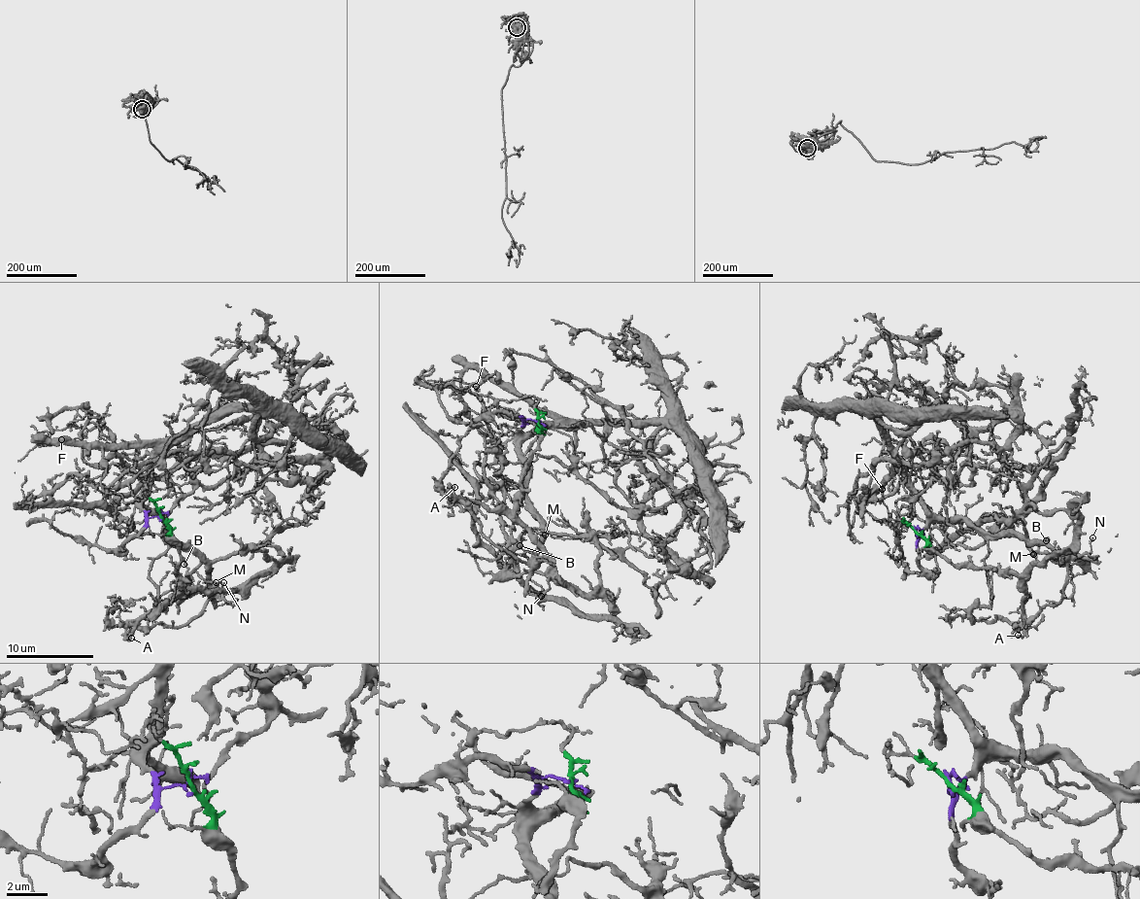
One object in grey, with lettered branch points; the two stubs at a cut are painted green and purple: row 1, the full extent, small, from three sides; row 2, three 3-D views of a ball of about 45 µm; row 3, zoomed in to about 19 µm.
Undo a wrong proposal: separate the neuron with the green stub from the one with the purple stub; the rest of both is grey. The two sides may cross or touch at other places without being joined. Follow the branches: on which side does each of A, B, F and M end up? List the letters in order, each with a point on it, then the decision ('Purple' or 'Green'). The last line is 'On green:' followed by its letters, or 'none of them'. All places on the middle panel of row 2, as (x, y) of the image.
A: Place: (454, 487). Green
B: Place: (519, 545). Purple
F: Place: (476, 386). Purple
M: Place: (545, 535). Purple
On green: A

